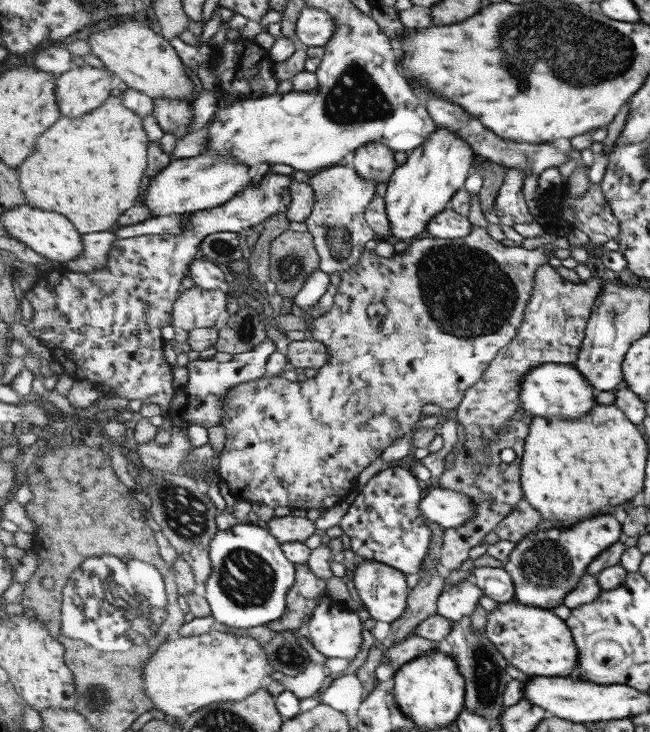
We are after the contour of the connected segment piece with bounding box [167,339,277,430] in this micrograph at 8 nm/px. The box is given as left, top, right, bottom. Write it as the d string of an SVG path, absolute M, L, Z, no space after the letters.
M266 339L251 352L231 354L217 351L210 359L196 359L186 365L188 381L174 394L167 411L174 428L187 429L194 425L211 428L227 418L224 408L226 392L243 383L267 376L269 356L277 352L277 346Z

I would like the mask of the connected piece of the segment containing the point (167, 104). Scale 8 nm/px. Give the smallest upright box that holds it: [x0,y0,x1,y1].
[154,97,194,139]

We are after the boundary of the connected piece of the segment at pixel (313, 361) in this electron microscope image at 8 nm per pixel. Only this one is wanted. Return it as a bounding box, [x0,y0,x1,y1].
[288,338,329,371]

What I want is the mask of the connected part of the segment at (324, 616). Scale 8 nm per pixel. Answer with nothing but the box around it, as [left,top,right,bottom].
[304,600,364,662]

